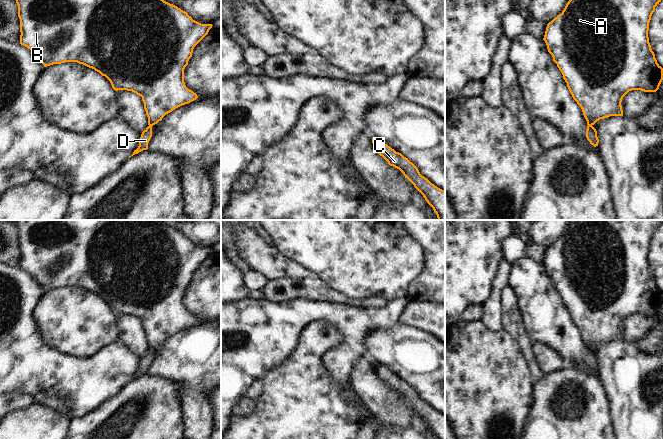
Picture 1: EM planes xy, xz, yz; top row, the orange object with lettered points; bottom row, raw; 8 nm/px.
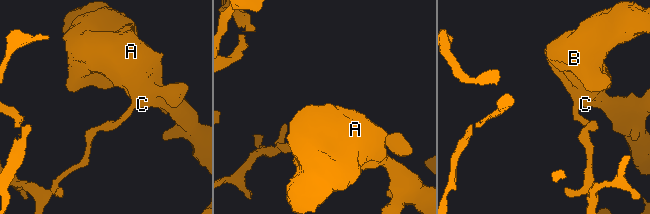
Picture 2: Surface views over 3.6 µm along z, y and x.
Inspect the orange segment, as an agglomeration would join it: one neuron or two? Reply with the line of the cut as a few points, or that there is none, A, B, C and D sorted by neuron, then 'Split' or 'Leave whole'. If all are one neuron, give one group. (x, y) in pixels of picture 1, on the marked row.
Split along yz (588, 125), (591, 126). Groups: A B C / D. Split.

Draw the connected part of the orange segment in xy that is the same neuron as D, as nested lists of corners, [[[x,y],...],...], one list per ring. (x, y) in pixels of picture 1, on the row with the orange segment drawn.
[[[148,126],[141,134],[139,146],[136,150],[134,150],[133,155],[138,154],[139,152],[143,150],[148,149],[148,143],[152,137],[152,126]]]

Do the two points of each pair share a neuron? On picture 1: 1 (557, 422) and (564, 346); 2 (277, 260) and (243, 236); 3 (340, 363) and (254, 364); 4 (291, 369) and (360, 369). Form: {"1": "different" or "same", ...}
{"1": "different", "2": "same", "3": "same", "4": "different"}

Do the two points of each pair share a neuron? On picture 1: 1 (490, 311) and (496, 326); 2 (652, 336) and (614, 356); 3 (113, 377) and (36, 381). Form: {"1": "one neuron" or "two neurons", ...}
{"1": "one neuron", "2": "two neurons", "3": "one neuron"}

